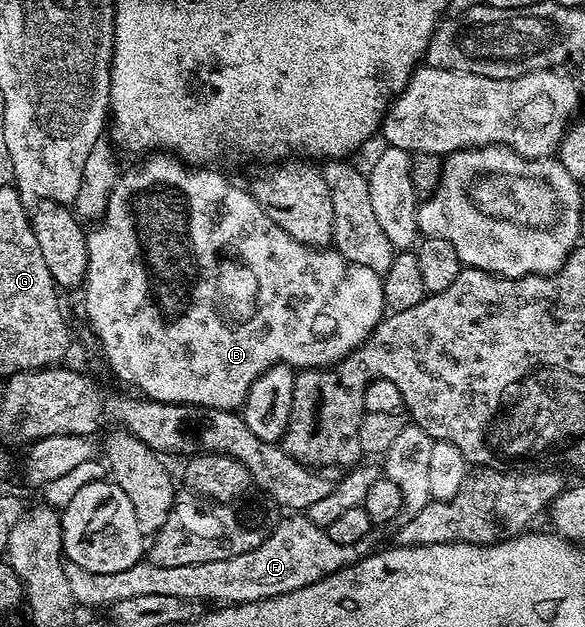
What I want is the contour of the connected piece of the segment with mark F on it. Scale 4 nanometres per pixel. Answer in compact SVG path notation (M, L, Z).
M295 513L283 518L276 522L269 537L265 537L265 541L257 545L257 549L249 549L249 553L241 553L241 557L225 557L225 561L205 561L197 565L153 565L150 561L141 561L130 569L121 569L121 573L89 573L80 567L68 566L66 572L73 597L80 608L104 607L104 609L129 597L146 596L181 597L192 601L208 599L211 602L208 604L211 605L261 601L272 599L281 593L293 593L293 589L301 589L305 585L313 585L326 575L337 573L342 567L358 563L360 559L372 554L380 546L378 530L375 529L365 537L361 537L361 541L353 541L353 545L337 545L337 541L329 537L327 530L315 524L306 514Z

